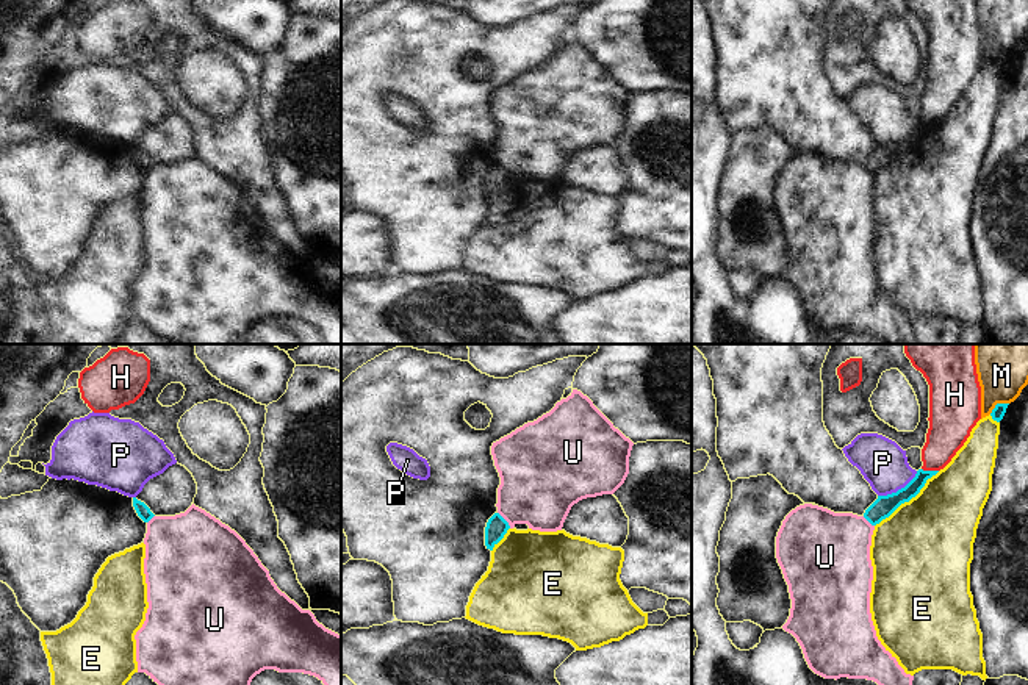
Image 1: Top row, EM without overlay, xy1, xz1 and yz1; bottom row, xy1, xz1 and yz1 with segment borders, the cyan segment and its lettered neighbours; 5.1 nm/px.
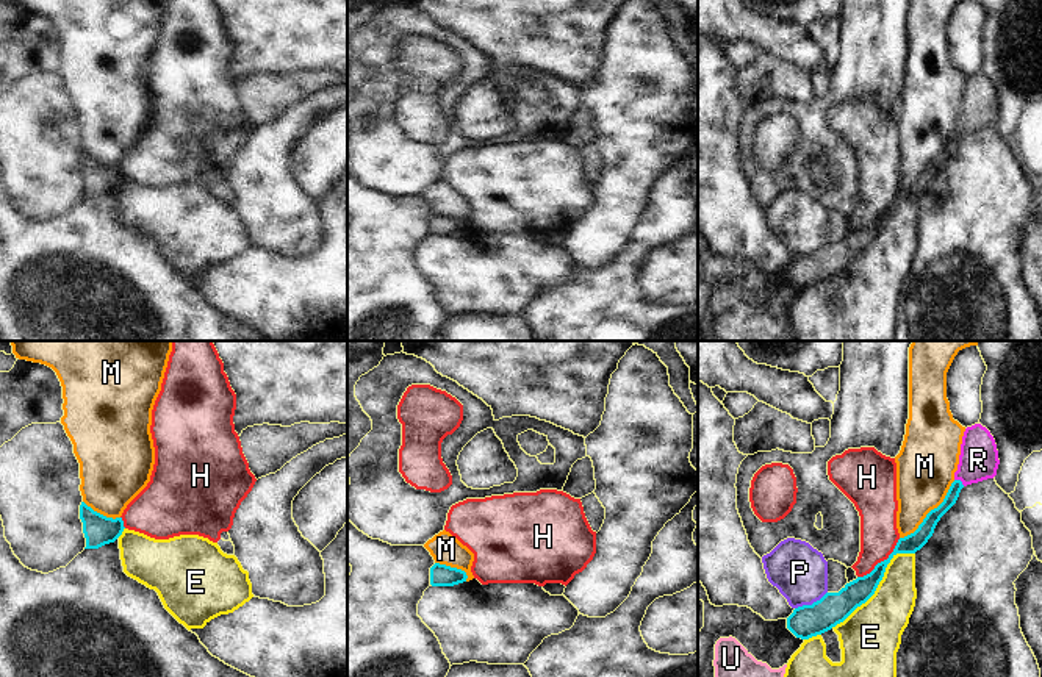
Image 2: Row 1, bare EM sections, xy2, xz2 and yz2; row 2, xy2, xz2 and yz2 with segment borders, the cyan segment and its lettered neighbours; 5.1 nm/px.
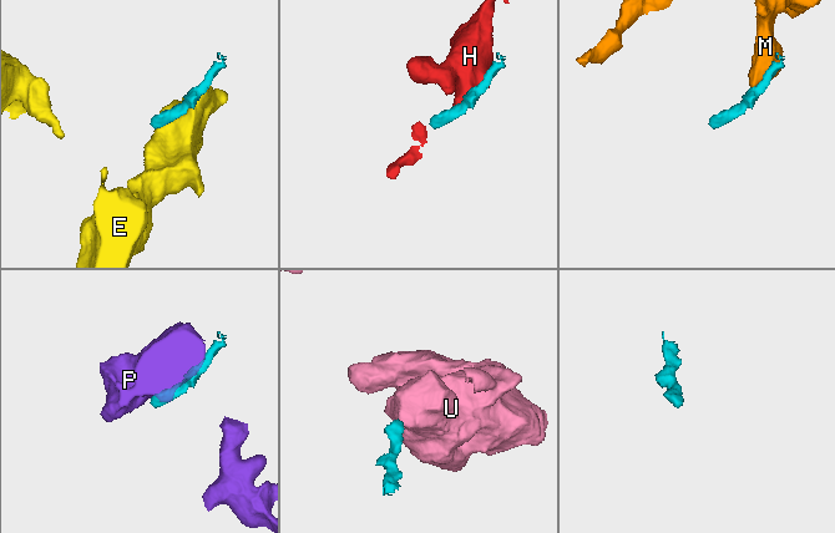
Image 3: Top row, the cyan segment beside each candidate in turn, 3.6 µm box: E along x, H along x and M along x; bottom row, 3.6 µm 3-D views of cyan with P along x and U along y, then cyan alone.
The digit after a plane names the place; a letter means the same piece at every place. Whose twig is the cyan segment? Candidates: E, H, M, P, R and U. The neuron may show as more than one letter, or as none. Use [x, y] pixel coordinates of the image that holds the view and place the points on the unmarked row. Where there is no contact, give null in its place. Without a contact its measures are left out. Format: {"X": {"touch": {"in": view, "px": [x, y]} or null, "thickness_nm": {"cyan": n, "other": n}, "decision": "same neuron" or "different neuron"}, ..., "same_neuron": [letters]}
{"E": {"touch": {"in": "yz2", "px": [876, 236]}, "thickness_nm": {"cyan": 160, "other": 300}, "decision": "different neuron"}, "H": {"touch": {"in": "yz2", "px": [881, 211]}, "thickness_nm": {"cyan": 130, "other": 190}, "decision": "different neuron"}, "M": {"touch": {"in": "yz2", "px": [930, 161]}, "thickness_nm": {"cyan": 100, "other": 300}, "decision": "different neuron"}, "P": {"touch": {"in": "yz1", "px": [898, 139]}, "thickness_nm": {"cyan": 110, "other": 240}, "decision": "different neuron"}, "R": {"touch": {"in": "yz2", "px": [959, 130]}, "thickness_nm": {"cyan": 70, "other": 200}, "decision": "same neuron"}, "U": {"touch": {"in": "xz1", "px": [504, 169]}, "thickness_nm": {"cyan": 110, "other": 400}, "decision": "different neuron"}, "same_neuron": ["R"]}

